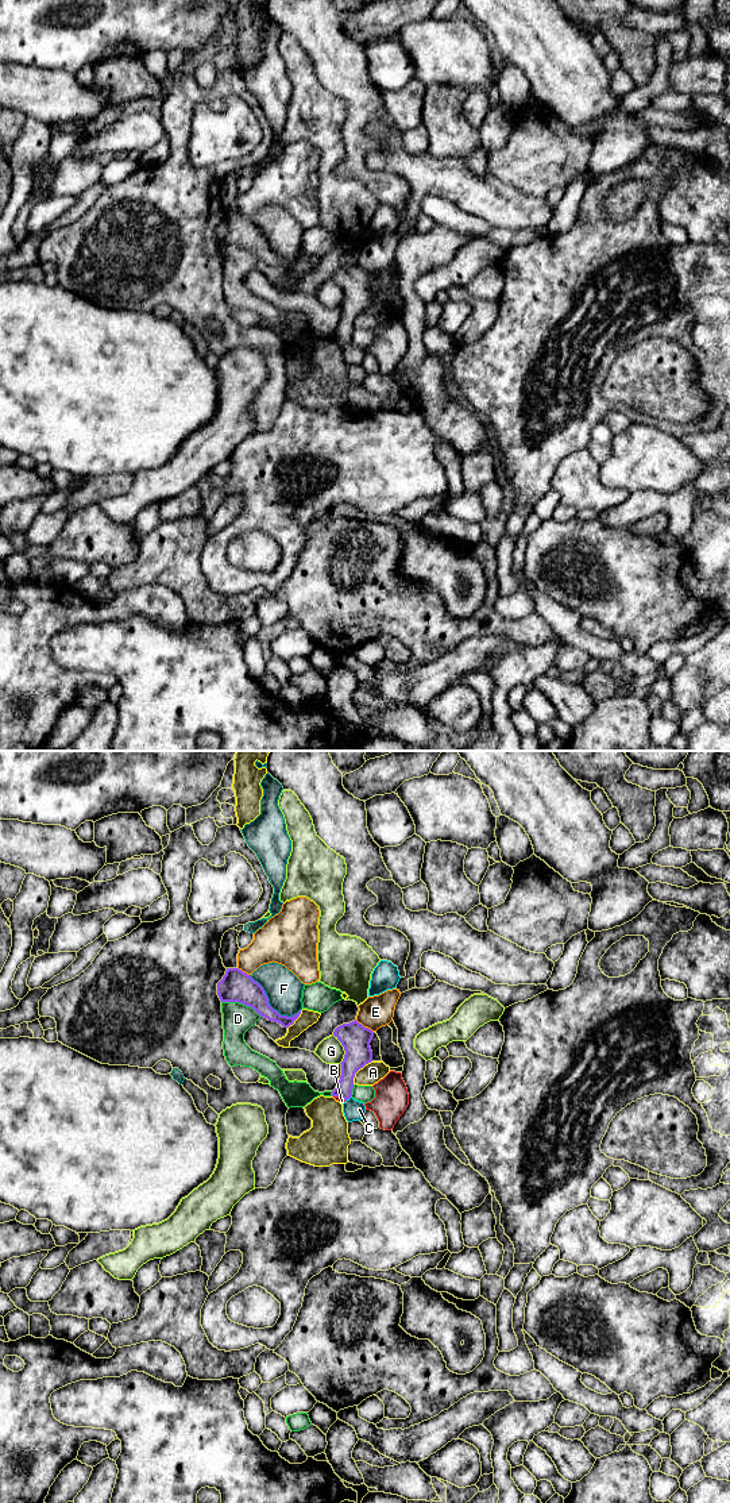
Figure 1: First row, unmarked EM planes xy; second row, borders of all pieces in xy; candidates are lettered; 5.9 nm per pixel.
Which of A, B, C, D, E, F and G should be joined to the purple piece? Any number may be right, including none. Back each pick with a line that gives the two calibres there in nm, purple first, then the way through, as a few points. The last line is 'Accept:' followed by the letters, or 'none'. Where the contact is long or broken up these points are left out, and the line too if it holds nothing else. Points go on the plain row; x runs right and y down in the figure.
B: 140/30 nm | across xy (355, 301), (340, 340), (342, 345)
Accept: B

